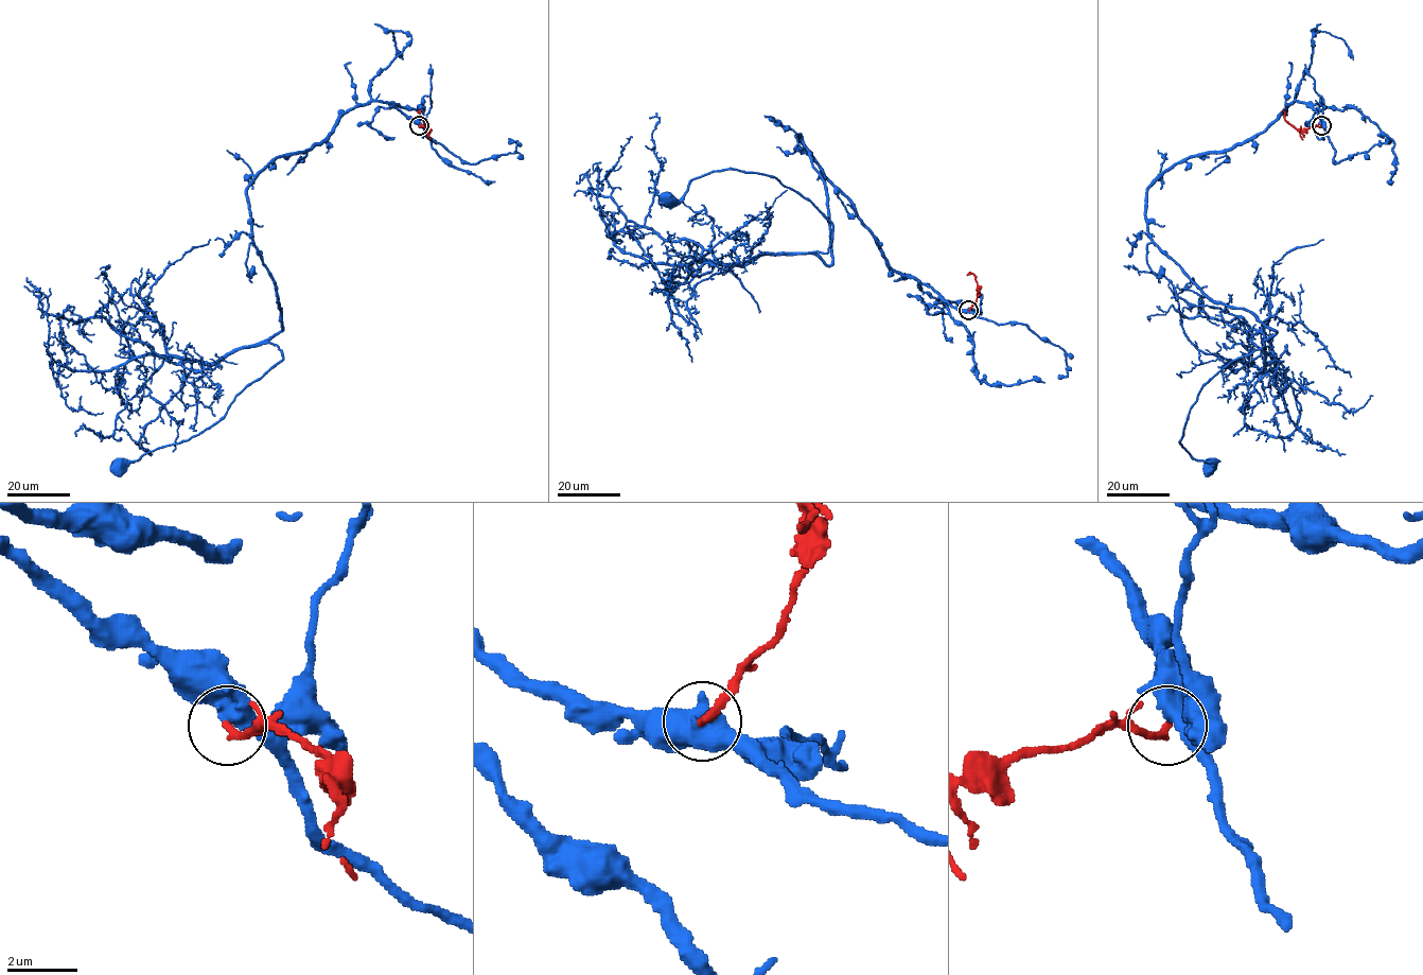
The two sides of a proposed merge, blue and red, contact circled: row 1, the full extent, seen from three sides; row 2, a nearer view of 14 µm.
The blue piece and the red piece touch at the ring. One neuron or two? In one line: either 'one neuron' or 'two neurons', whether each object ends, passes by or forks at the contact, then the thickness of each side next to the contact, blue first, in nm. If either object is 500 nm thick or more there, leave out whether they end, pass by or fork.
two neurons; calibres 550 and 240 nm

